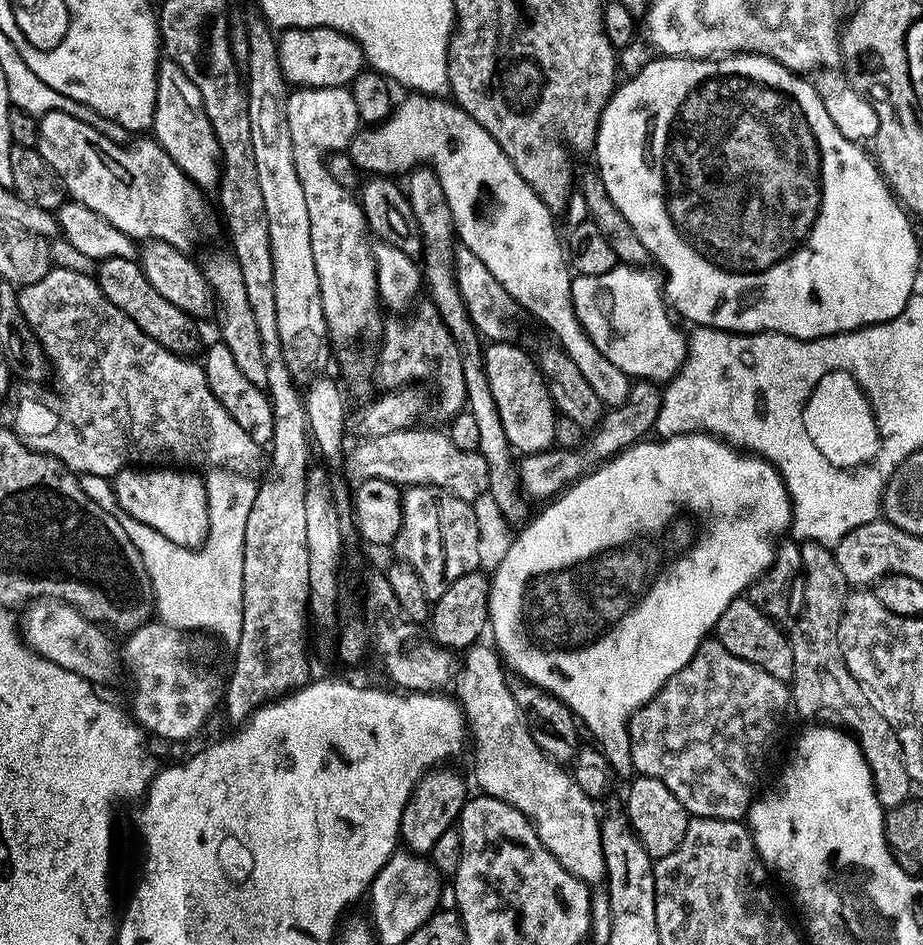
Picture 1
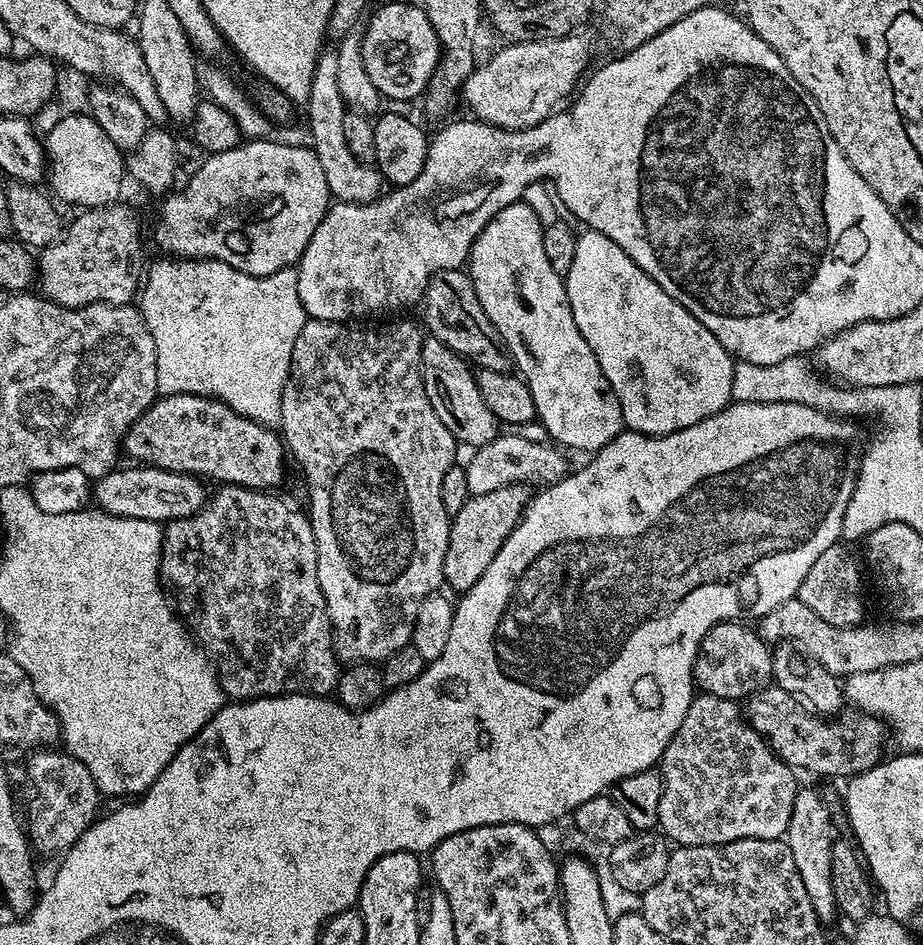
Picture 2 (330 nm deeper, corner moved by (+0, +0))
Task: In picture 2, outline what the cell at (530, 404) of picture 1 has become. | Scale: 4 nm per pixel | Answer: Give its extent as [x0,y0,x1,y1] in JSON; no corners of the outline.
[420,335,498,450]

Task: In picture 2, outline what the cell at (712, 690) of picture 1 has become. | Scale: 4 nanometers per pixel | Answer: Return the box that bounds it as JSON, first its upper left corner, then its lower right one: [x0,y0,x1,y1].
[658,694,798,846]

